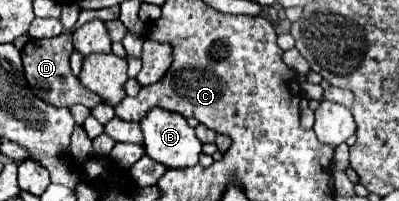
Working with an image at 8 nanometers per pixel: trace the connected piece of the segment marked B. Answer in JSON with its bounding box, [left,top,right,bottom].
[141,108,201,168]

